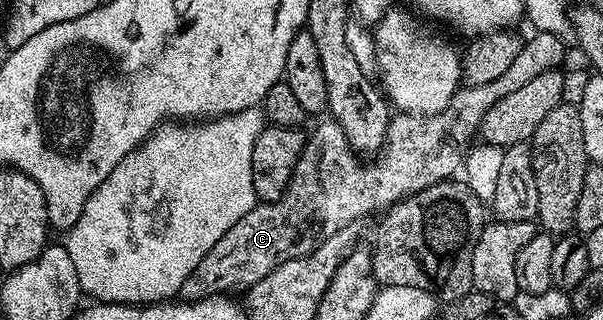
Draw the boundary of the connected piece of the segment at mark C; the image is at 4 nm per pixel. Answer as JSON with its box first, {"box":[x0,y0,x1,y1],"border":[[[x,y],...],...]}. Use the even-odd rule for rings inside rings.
{"box":[179,32,564,302],"border":[[[539,32],[533,33],[532,36],[532,39],[529,37],[525,41],[522,52],[518,52],[514,64],[510,64],[510,68],[506,68],[506,72],[502,72],[498,80],[490,80],[490,84],[477,86],[461,85],[442,112],[427,116],[397,113],[389,121],[388,136],[378,154],[380,159],[370,163],[369,166],[363,166],[359,162],[361,159],[357,151],[352,149],[352,145],[346,140],[337,122],[325,120],[318,123],[313,128],[312,134],[310,130],[307,135],[300,159],[296,161],[296,169],[293,170],[282,197],[277,202],[260,202],[250,212],[246,212],[246,216],[242,216],[242,220],[238,220],[238,224],[234,224],[234,228],[230,228],[230,232],[226,232],[226,236],[222,236],[222,240],[218,240],[218,244],[214,244],[214,248],[206,252],[206,256],[202,256],[198,268],[194,268],[184,277],[179,297],[189,302],[197,302],[203,298],[228,296],[236,292],[232,290],[247,291],[249,286],[258,284],[262,276],[270,276],[274,268],[286,264],[286,260],[294,260],[298,256],[306,256],[314,252],[318,244],[322,244],[327,238],[334,236],[334,232],[346,228],[350,223],[364,220],[367,214],[372,214],[375,210],[387,211],[396,202],[403,202],[405,198],[420,190],[430,188],[439,182],[449,181],[455,175],[452,173],[461,169],[473,145],[472,137],[474,139],[477,137],[486,112],[490,112],[490,108],[494,108],[498,100],[510,96],[510,92],[518,92],[518,88],[524,87],[529,80],[534,80],[534,76],[547,70],[555,70],[561,65],[560,61],[564,58],[562,38]]]}

